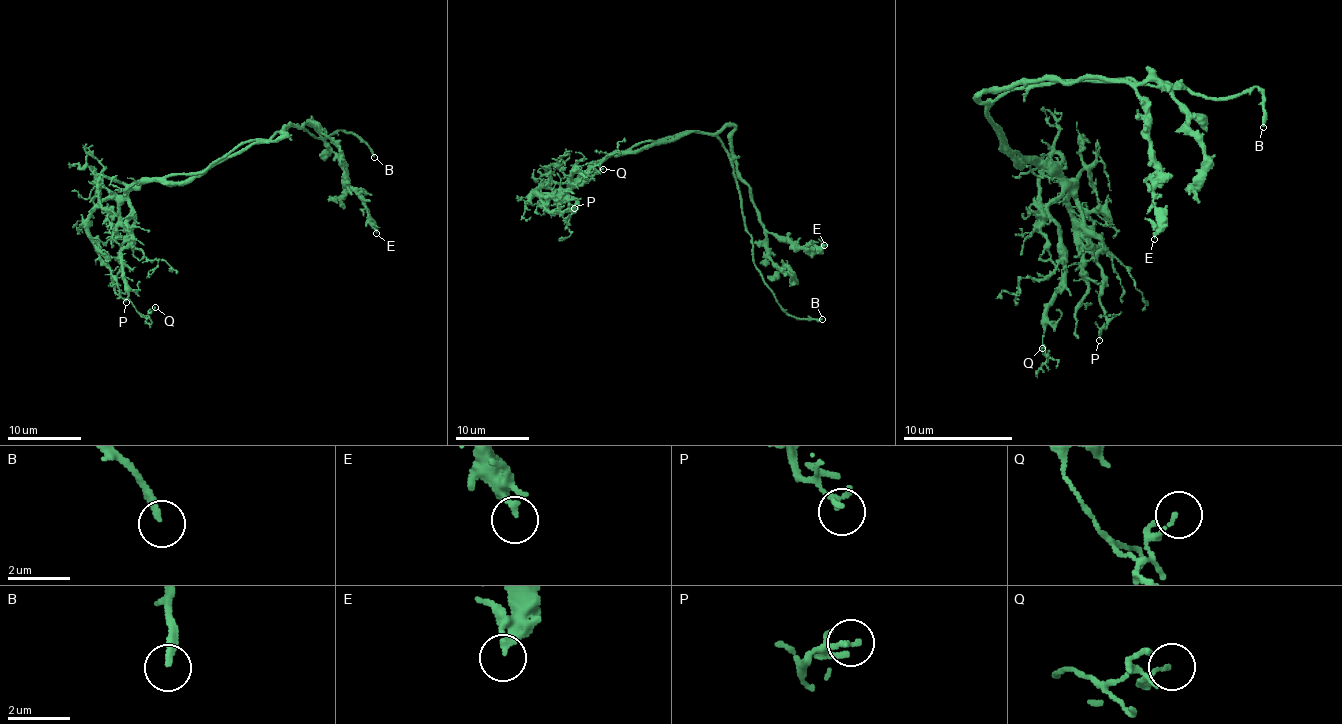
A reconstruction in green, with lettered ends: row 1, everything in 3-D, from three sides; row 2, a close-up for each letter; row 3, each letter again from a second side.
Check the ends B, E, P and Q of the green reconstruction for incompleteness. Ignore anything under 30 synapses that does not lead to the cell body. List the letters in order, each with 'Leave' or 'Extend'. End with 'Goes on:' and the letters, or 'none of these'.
B: Extend
E: Leave
P: Leave
Q: Leave
Goes on: B

